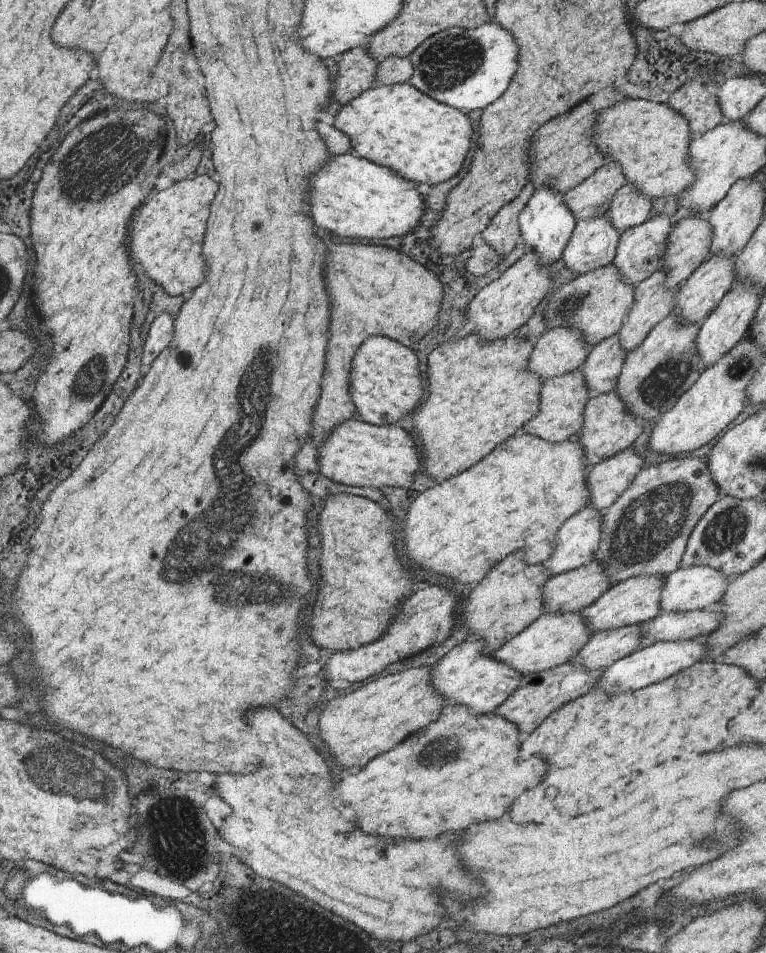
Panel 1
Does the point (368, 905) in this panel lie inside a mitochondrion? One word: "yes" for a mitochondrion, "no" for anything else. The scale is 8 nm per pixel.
yes

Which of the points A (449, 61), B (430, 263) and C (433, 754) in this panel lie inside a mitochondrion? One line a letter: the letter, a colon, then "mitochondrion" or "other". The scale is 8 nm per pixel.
A: mitochondrion
B: other
C: mitochondrion

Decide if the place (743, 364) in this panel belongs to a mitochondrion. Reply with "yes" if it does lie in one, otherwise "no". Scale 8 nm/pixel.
yes

